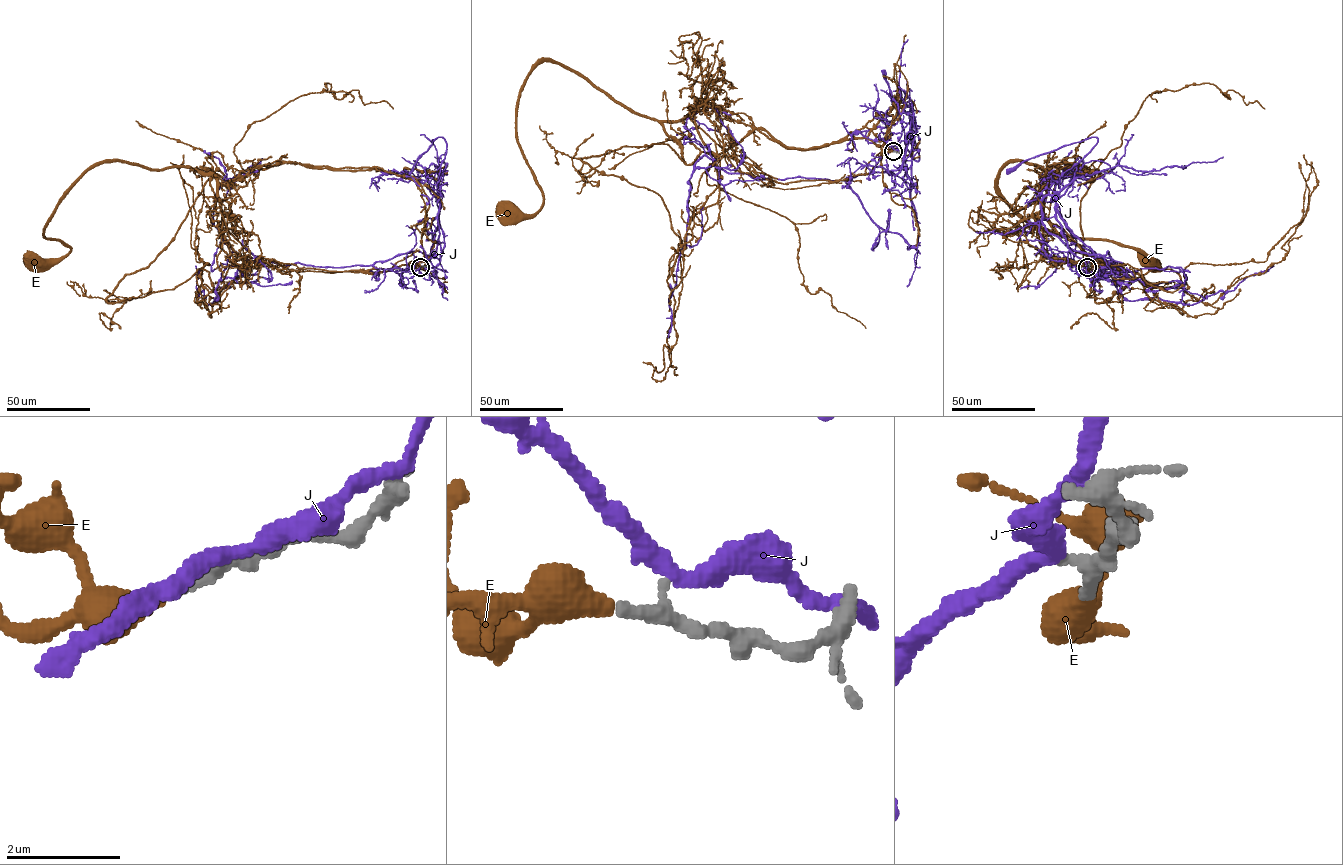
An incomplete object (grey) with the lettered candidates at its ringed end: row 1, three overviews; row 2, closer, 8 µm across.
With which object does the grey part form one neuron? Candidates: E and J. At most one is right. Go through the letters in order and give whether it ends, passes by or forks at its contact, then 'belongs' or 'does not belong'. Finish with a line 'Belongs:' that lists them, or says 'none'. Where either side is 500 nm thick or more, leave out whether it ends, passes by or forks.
E: it ends; belongs
J: it passes by; does not belong
Belongs: E

